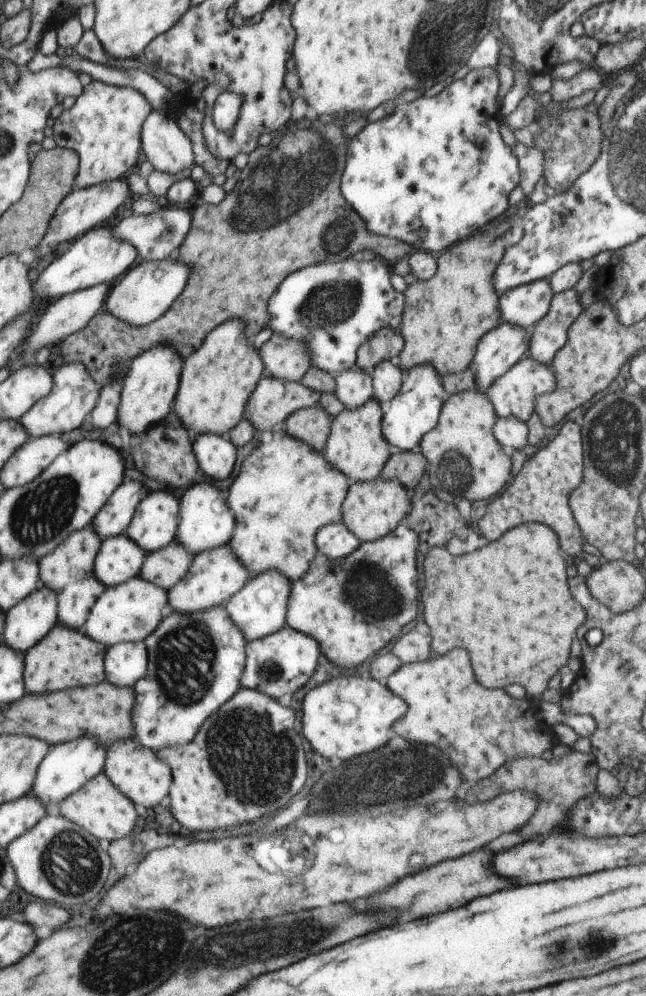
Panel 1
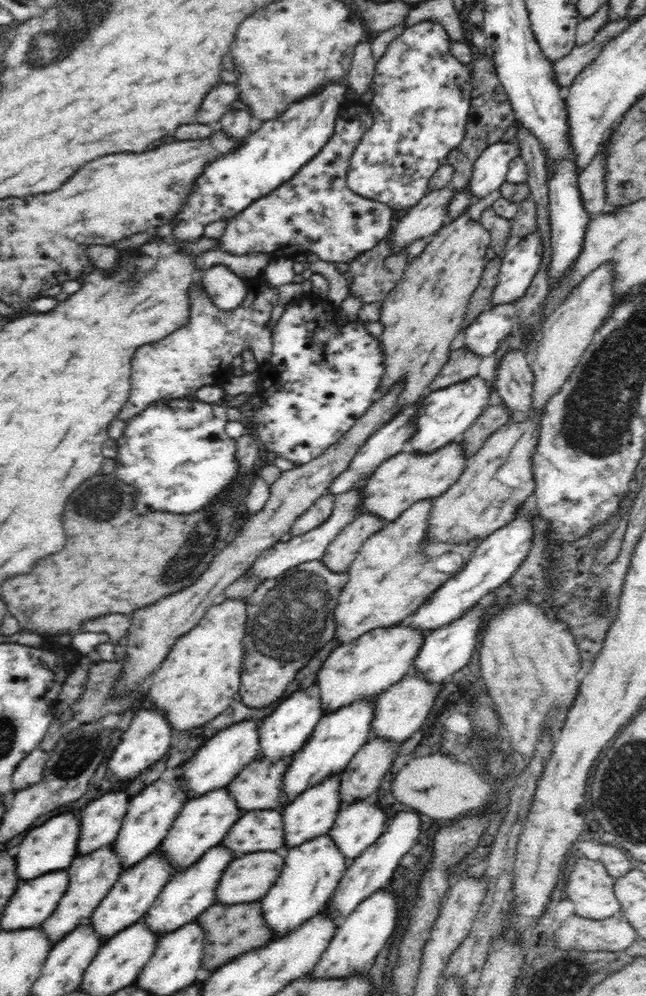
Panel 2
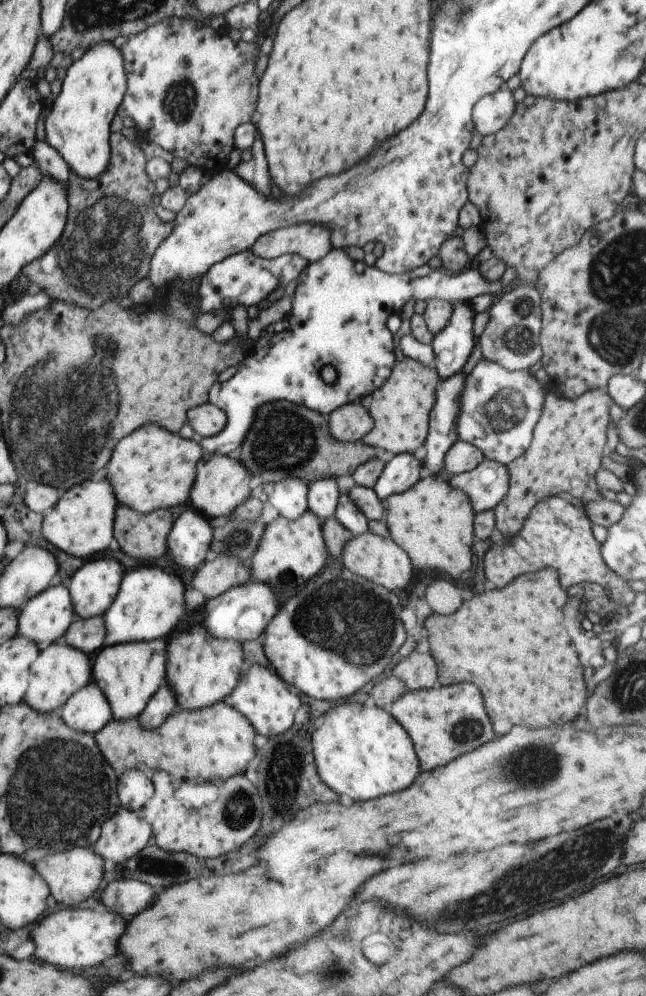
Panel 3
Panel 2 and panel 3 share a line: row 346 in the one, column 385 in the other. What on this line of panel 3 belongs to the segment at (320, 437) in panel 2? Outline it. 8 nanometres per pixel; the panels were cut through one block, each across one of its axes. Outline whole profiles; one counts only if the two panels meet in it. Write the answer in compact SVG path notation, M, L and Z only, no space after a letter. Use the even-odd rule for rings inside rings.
M332 248L324 258L309 262L297 282L298 286L291 298L294 307L289 316L264 328L257 341L246 352L245 360L237 364L237 372L229 380L216 383L216 388L212 388L210 402L227 413L227 424L218 435L203 437L200 442L210 454L236 457L243 446L243 440L252 430L250 426L255 422L257 411L264 403L284 401L328 416L346 403L366 402L388 380L395 364L394 338L386 320L391 314L400 314L410 298L421 295L425 301L444 299L454 306L460 301L469 302L480 294L496 294L504 287L500 279L486 280L479 269L470 267L456 274L444 274L439 269L433 269L423 278L415 278L409 273L388 274L376 268L376 265L368 266L363 260L349 258L342 248ZM326 367L332 367L337 372L333 383L328 384L323 379L322 370Z

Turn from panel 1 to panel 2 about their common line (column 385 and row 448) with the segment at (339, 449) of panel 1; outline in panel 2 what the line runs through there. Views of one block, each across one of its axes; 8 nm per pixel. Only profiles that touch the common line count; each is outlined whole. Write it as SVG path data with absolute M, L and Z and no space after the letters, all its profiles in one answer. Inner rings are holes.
M462 440L446 444L444 448L430 452L430 454L417 454L411 449L401 451L396 456L382 462L370 474L363 486L363 502L360 513L372 513L390 522L398 518L407 508L416 502L436 500L452 486L464 469L469 458L465 448L461 446Z

